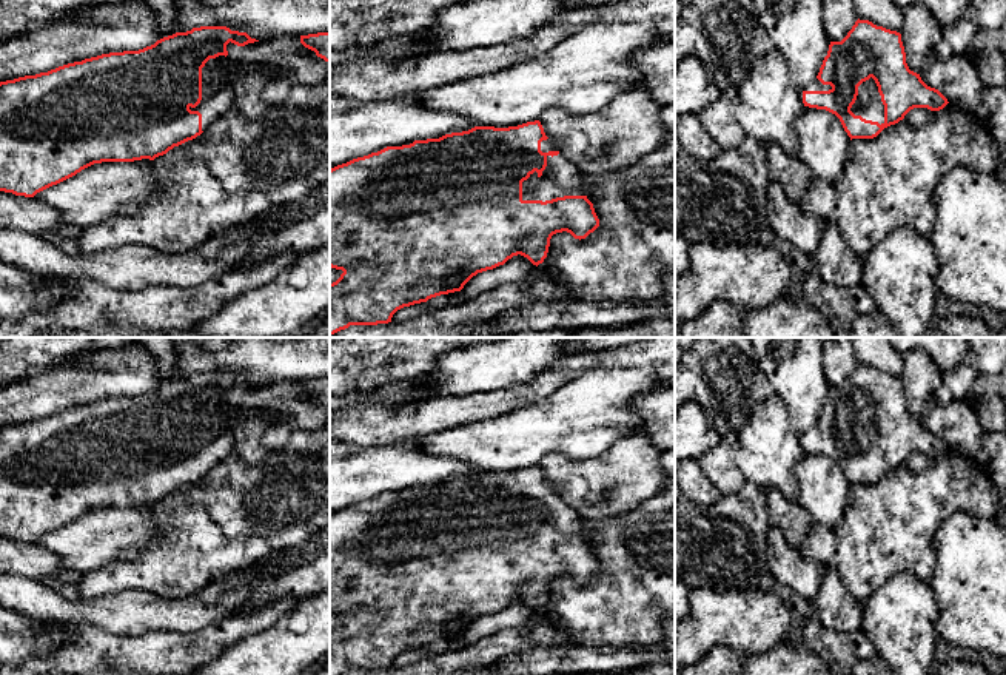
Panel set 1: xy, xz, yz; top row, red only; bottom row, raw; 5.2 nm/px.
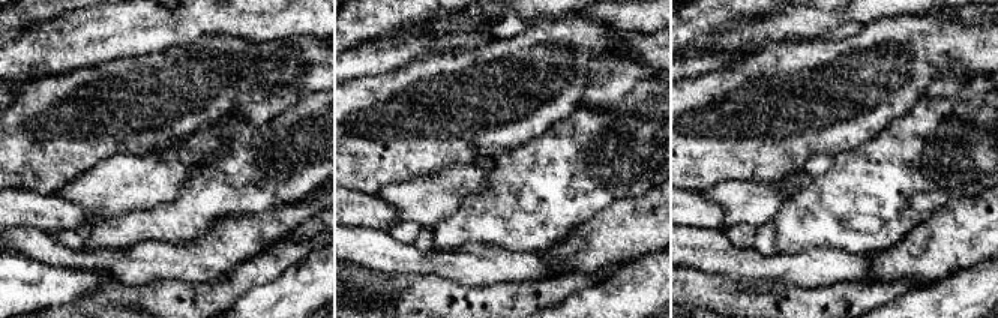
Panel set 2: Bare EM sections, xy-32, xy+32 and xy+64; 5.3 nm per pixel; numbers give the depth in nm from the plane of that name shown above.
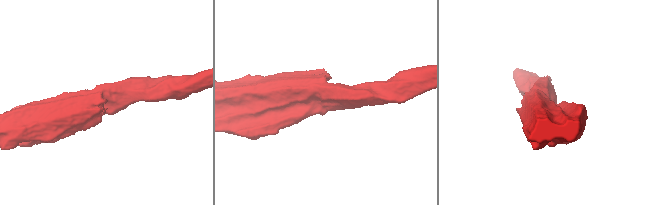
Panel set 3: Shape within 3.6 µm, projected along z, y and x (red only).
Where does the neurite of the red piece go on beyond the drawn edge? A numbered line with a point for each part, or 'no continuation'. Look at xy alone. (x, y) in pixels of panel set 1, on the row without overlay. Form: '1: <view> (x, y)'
1: xy (217, 429)

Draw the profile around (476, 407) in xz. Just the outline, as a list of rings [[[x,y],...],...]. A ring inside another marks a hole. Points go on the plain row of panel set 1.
[[[652,338],[615,350],[572,353],[533,381],[508,390],[470,396],[428,396],[417,404],[391,405],[388,401],[362,401],[334,413],[330,441],[362,447],[394,445],[464,424],[496,418],[524,404],[544,399],[559,387],[593,368],[633,368],[650,365],[658,371],[658,390],[675,388],[675,338]]]

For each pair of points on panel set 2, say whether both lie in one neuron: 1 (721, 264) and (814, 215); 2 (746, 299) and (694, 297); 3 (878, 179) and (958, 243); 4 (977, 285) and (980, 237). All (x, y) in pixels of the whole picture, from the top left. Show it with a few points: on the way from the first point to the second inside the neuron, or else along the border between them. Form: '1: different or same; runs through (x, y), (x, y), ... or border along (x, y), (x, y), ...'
1: different; border along (815, 246), (806, 251), (781, 252)
2: same; runs through (733, 299), (707, 297)
3: different; border along (958, 198), (949, 200), (934, 210), (901, 240)
4: different; border along (982, 261), (946, 276)

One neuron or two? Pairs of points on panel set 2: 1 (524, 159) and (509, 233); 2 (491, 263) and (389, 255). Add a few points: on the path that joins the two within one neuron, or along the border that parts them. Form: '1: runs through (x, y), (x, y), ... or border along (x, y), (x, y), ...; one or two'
1: runs through (524, 177), (524, 207), (517, 215); one
2: runs through (465, 263), (414, 263); one

